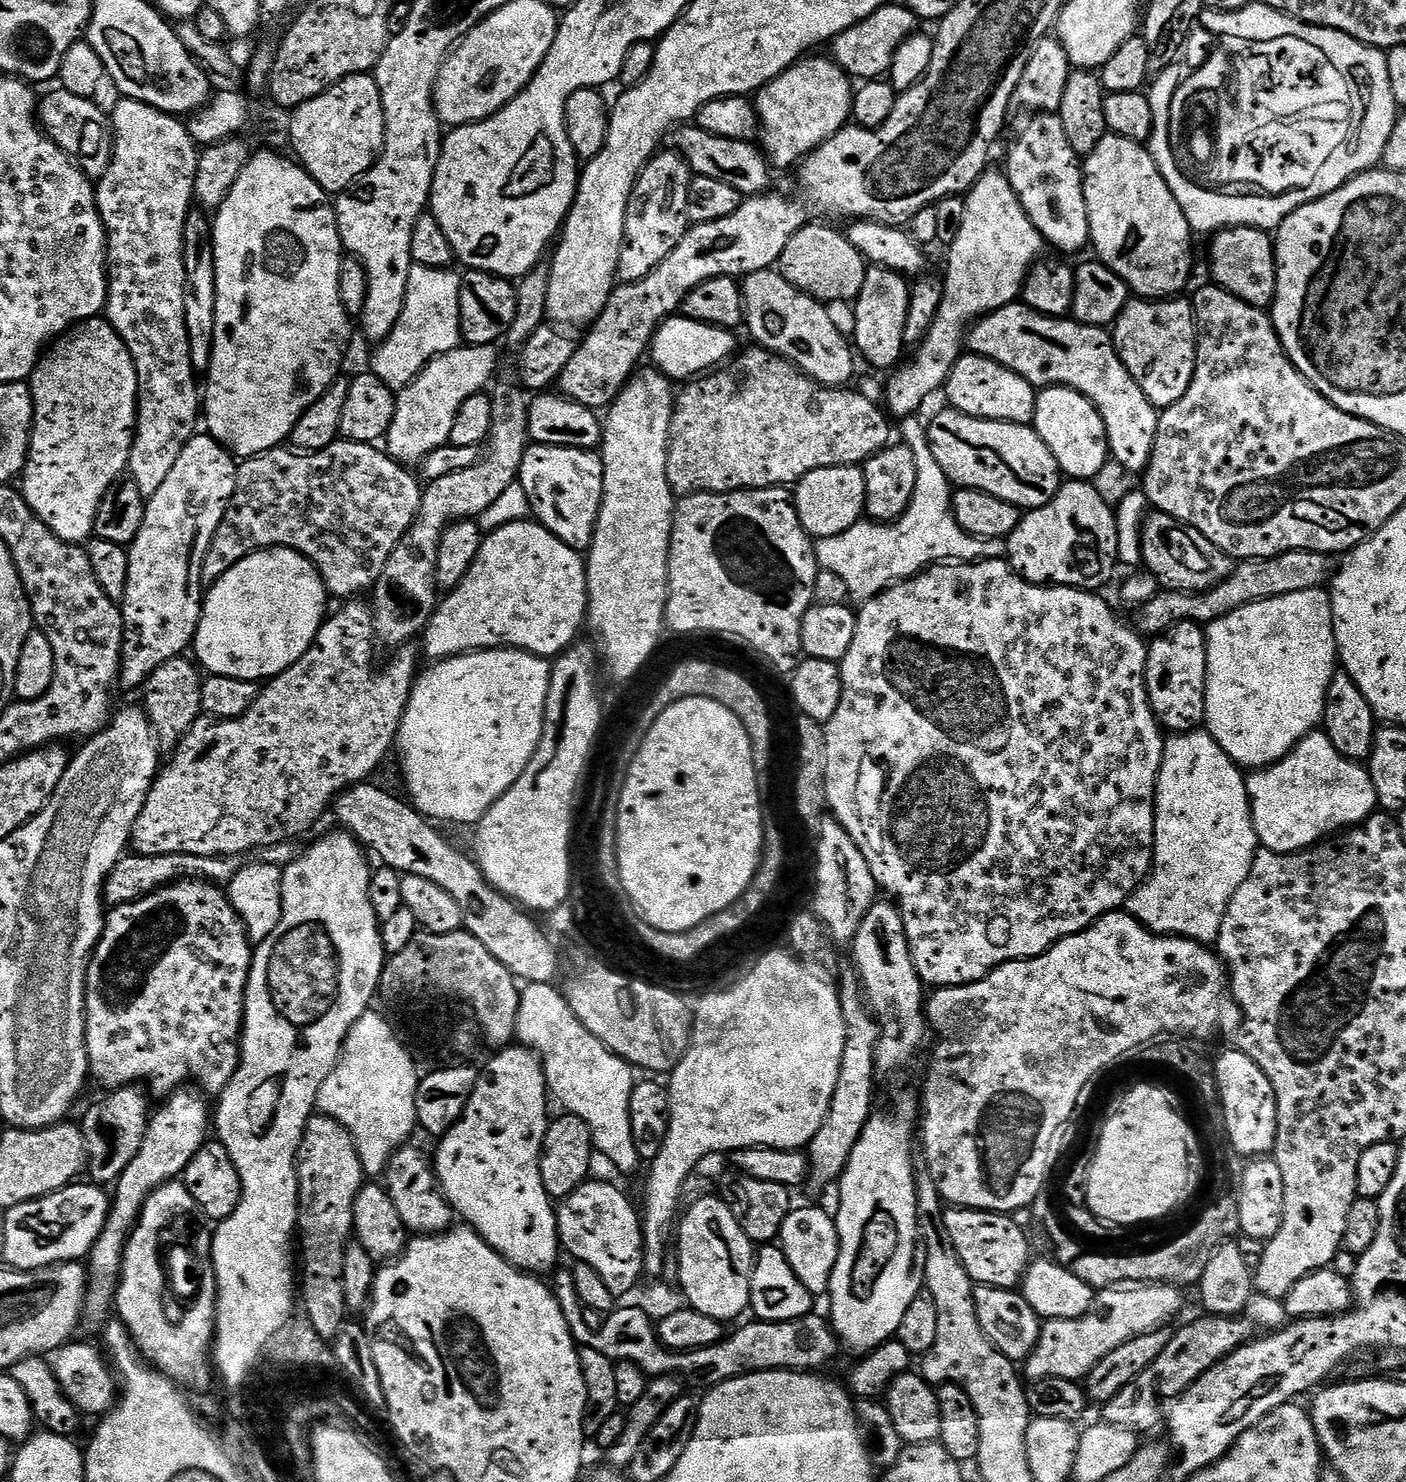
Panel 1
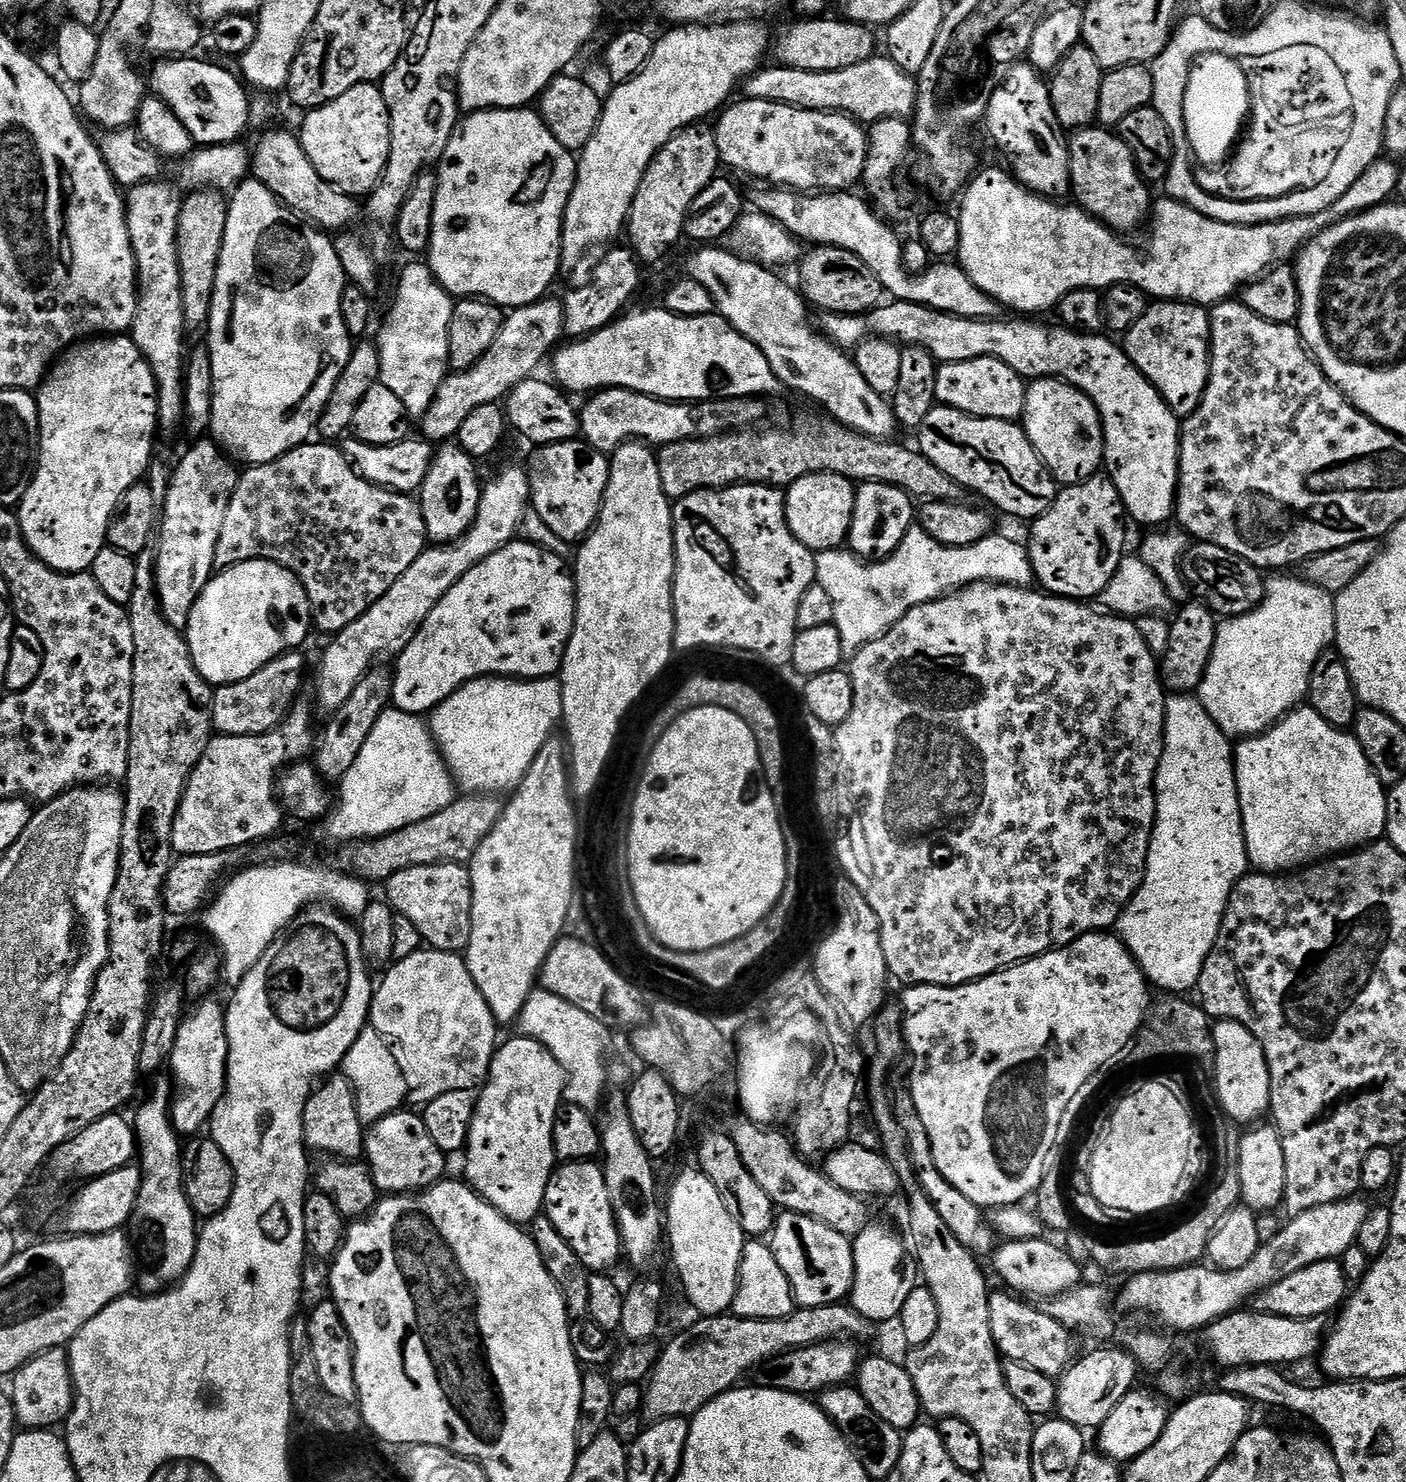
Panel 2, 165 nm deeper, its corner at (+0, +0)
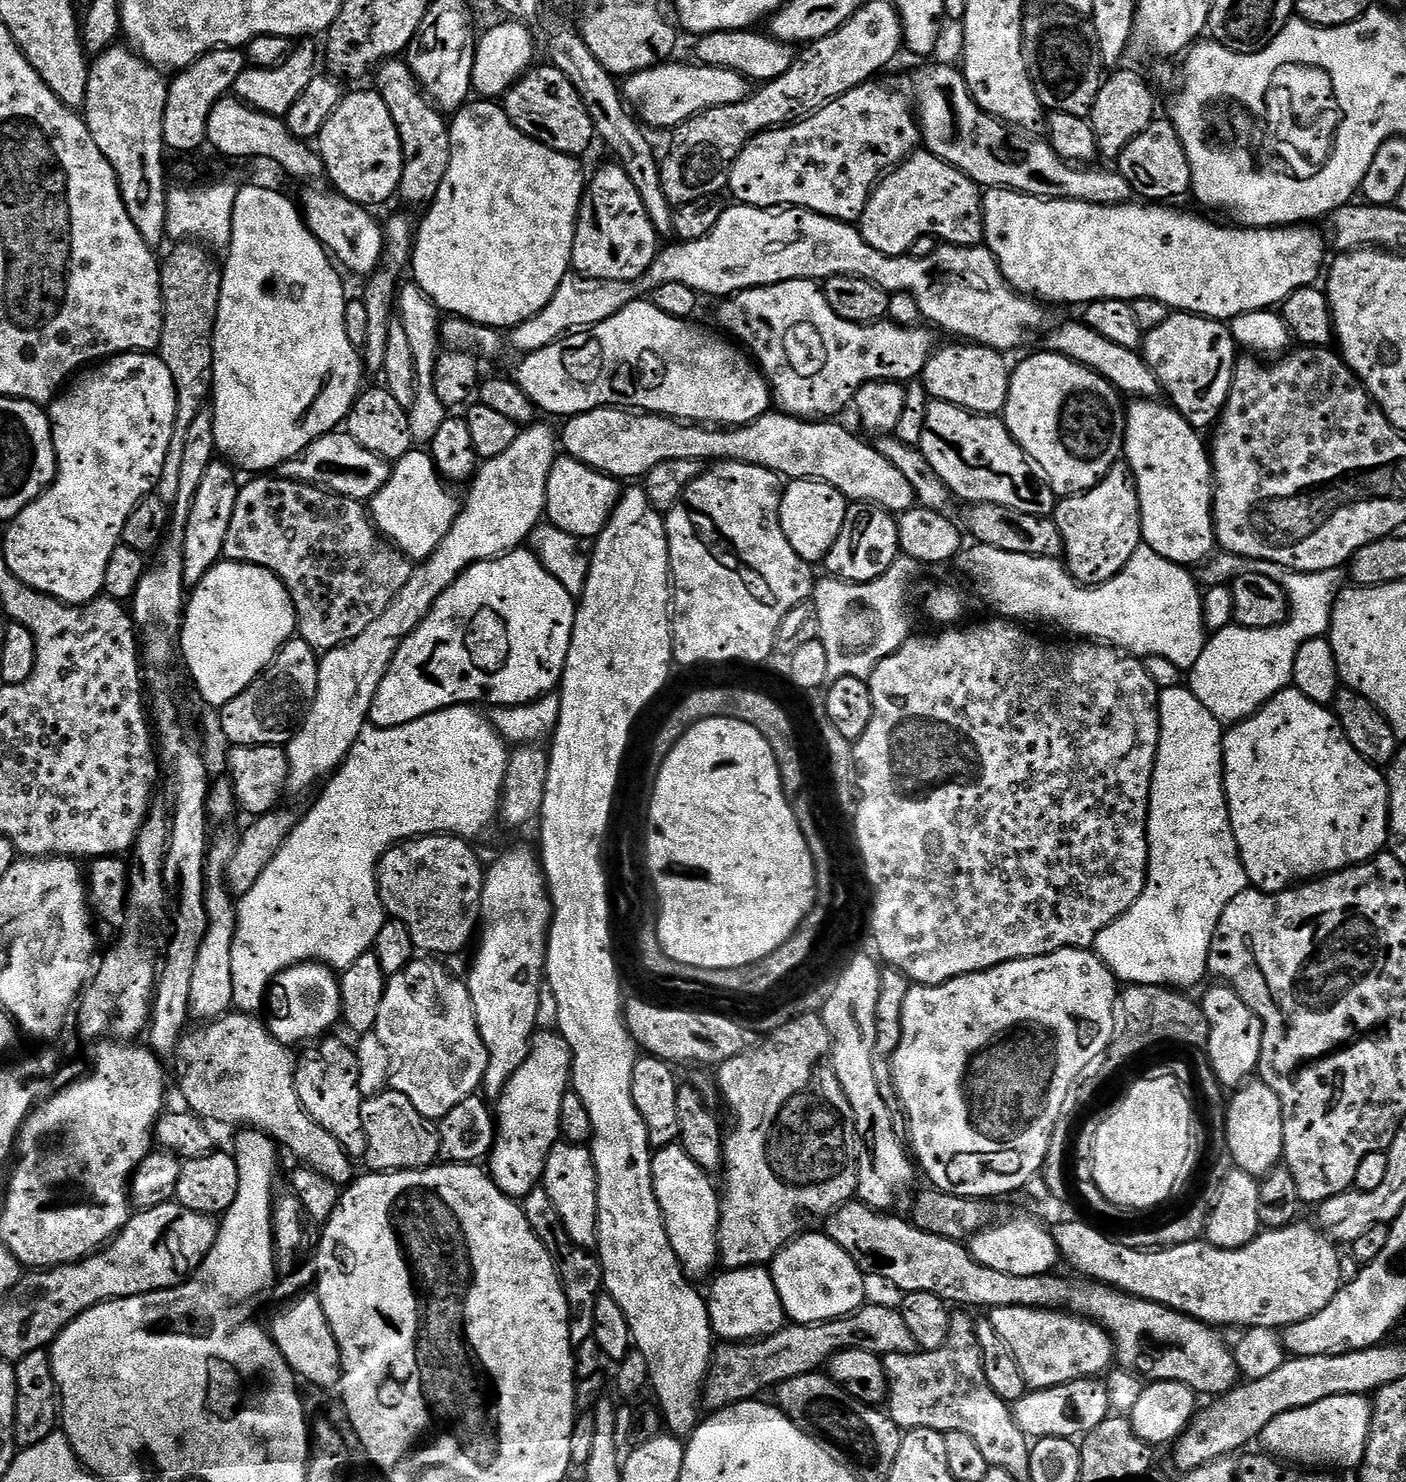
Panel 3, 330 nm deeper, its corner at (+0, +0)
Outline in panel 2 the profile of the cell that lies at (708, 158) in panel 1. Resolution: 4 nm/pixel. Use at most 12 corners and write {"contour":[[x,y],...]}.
{"contour":[[756,186],[750,204],[801,242],[850,250],[893,301],[1001,315],[959,263],[908,272],[901,237],[848,190]]}

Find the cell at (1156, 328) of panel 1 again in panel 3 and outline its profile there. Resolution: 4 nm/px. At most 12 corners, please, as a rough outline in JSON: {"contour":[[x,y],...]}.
{"contour":[[1173,311],[1142,355],[1167,403],[1211,429],[1238,345],[1225,321]]}

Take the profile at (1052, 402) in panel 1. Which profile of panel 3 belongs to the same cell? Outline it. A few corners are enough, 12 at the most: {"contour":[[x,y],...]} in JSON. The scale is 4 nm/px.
{"contour":[[1047,350],[1011,369],[1002,419],[1057,497],[1121,459],[1126,404]]}

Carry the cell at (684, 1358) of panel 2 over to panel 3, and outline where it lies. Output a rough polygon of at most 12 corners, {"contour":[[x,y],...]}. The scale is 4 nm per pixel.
{"contour":[[899,1307],[863,1308],[713,1351],[702,1404],[721,1412],[820,1372],[834,1354],[918,1349]]}

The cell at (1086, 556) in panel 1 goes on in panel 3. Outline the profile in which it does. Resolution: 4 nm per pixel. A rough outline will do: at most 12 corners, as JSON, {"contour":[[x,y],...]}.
{"contour":[[1127,463],[1063,497],[1054,519],[1079,584],[1104,584],[1142,544]]}

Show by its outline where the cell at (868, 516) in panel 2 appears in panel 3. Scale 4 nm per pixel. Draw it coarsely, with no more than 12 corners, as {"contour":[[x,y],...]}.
{"contour":[[849,503],[827,575],[865,584],[901,555],[893,513]]}

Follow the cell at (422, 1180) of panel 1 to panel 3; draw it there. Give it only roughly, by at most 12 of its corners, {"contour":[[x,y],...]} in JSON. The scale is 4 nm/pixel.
{"contour":[[399,1090],[365,1099],[363,1163],[412,1172],[441,1159],[439,1127]]}

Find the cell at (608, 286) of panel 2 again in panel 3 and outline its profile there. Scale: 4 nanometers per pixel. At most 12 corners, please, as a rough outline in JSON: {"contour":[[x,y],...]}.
{"contour":[[618,162],[591,173],[571,271],[639,281],[658,237]]}

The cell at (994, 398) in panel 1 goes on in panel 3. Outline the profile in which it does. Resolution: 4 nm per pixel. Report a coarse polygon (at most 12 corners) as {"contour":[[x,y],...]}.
{"contour":[[937,347],[924,389],[981,416],[1003,413],[1012,381],[1005,353]]}

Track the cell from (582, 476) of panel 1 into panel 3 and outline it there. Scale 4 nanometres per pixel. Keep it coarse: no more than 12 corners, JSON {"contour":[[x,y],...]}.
{"contour":[[564,454],[544,510],[588,542],[612,517],[621,481]]}

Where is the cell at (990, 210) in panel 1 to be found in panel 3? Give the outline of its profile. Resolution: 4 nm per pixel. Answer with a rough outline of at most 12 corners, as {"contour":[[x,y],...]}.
{"contour":[[984,197],[1026,296],[1231,322],[1321,279],[1312,226]]}

